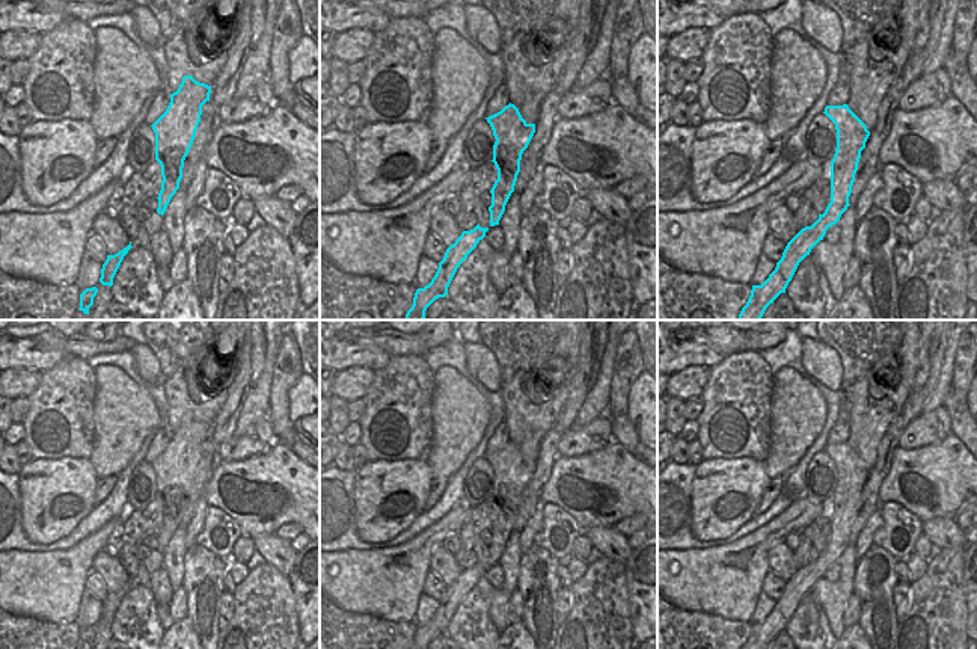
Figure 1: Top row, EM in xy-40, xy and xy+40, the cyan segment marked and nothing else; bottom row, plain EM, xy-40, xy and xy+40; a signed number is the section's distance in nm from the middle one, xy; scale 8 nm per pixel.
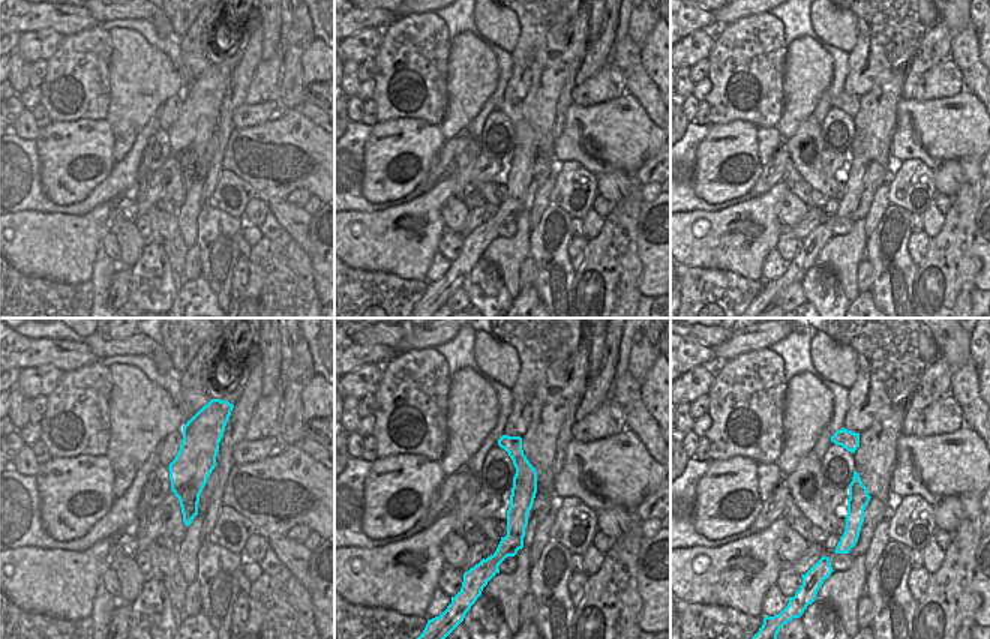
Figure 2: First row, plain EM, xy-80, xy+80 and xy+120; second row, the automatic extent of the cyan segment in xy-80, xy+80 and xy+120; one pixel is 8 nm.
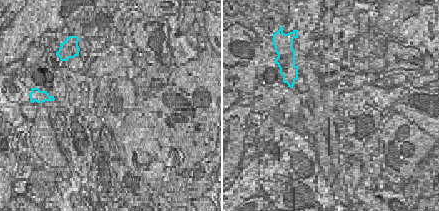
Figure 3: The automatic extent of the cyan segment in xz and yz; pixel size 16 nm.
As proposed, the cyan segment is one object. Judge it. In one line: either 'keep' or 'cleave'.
keep

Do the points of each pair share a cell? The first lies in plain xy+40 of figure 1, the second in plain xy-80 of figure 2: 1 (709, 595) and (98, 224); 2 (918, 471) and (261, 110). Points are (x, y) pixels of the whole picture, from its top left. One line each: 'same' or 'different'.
1: same
2: different

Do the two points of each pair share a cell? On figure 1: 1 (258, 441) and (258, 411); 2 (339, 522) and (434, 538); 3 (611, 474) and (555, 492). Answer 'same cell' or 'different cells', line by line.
1: different cells
2: different cells
3: same cell

